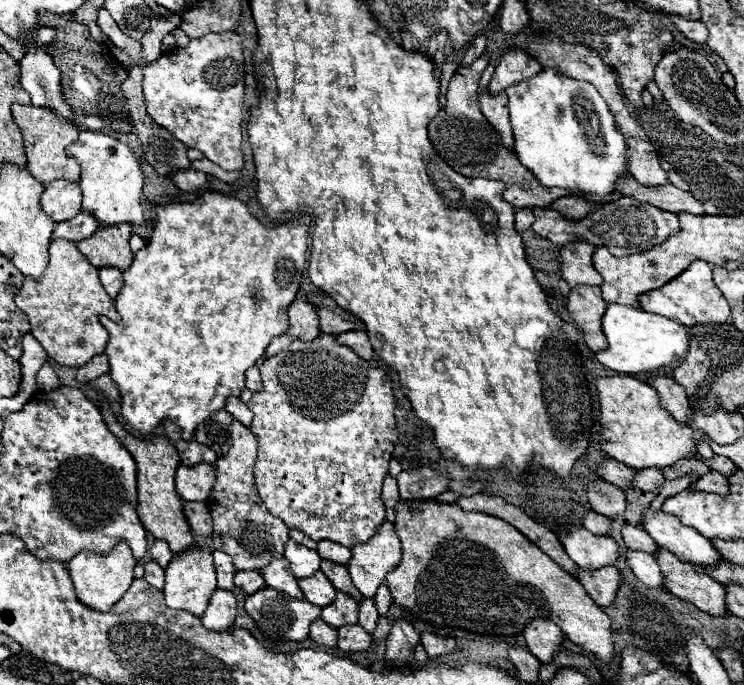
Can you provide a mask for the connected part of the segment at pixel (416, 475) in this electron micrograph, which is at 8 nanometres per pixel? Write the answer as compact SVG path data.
M419 466L415 470L403 470L397 476L401 500L427 500L437 498L447 490L449 478L433 470L431 466Z

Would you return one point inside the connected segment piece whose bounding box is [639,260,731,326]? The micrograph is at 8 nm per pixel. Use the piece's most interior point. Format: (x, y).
(692, 298)

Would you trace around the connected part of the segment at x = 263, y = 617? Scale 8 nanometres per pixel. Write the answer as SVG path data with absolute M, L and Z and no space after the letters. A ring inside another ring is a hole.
M263 588L245 600L247 614L257 622L261 632L273 640L285 638L285 640L305 640L309 636L309 624L321 616L321 608L315 604L309 604L307 600L291 598L283 592L275 592L273 588Z

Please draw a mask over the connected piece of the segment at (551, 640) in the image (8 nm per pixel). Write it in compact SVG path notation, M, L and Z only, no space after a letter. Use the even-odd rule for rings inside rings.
M535 618L525 624L523 638L525 638L525 644L531 650L531 654L537 656L545 664L545 662L551 662L553 654L559 650L563 632L551 620Z

